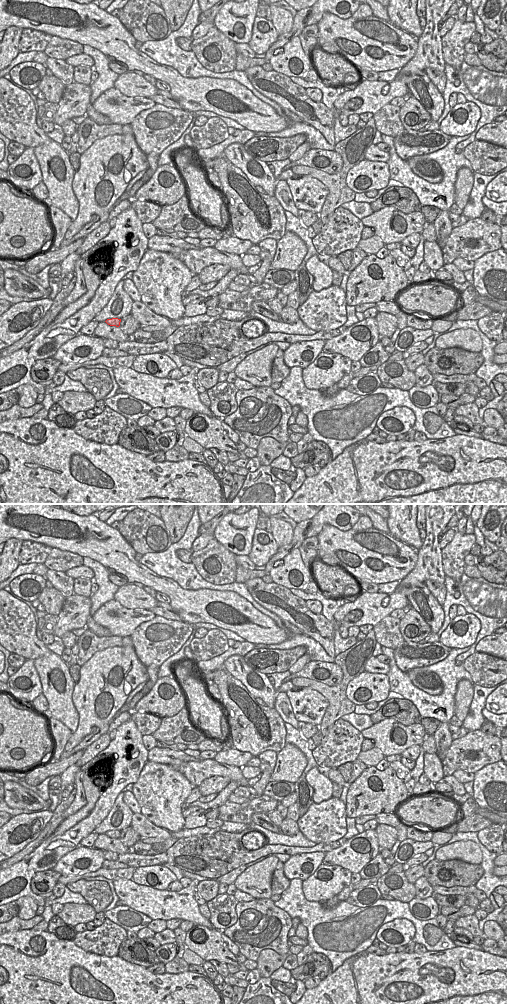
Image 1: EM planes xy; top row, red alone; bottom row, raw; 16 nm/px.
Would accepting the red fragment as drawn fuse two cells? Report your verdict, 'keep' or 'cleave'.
keep

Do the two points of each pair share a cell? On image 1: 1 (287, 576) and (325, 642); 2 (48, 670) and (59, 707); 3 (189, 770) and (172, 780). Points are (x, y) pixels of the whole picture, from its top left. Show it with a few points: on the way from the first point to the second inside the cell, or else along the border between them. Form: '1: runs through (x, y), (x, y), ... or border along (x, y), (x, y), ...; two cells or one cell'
1: border along (272, 581), (288, 589); two cells
2: runs through (47, 679), (47, 684), (59, 698); one cell
3: border along (171, 766), (179, 771), (193, 786); two cells

